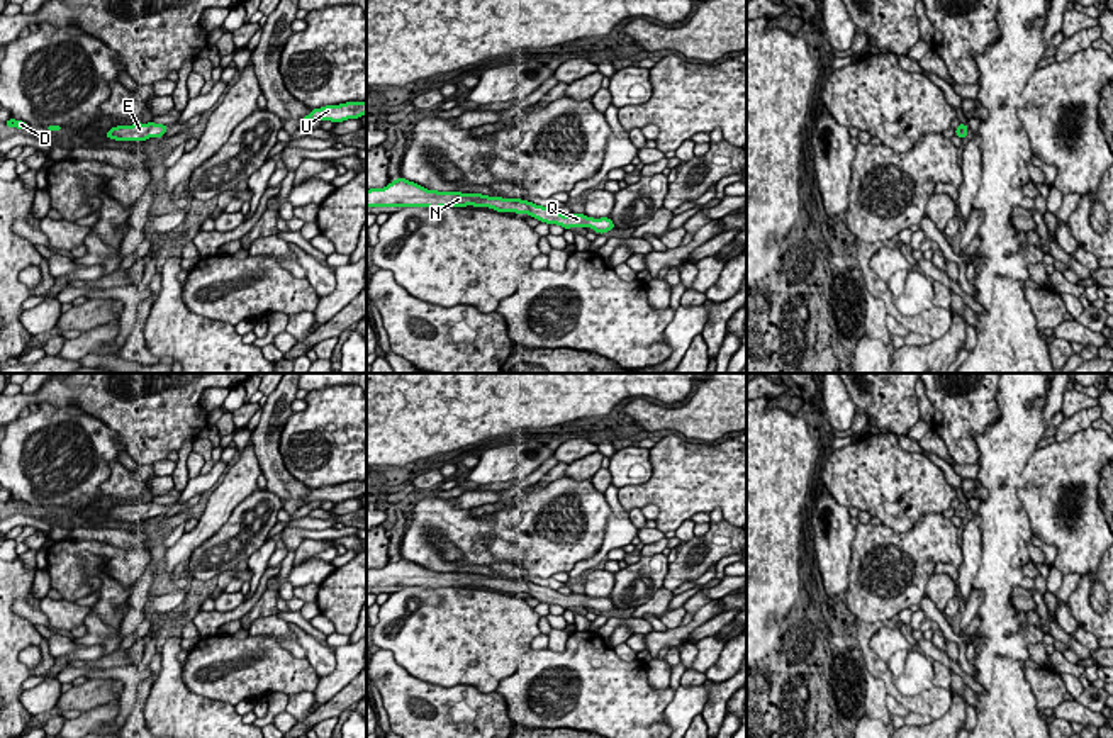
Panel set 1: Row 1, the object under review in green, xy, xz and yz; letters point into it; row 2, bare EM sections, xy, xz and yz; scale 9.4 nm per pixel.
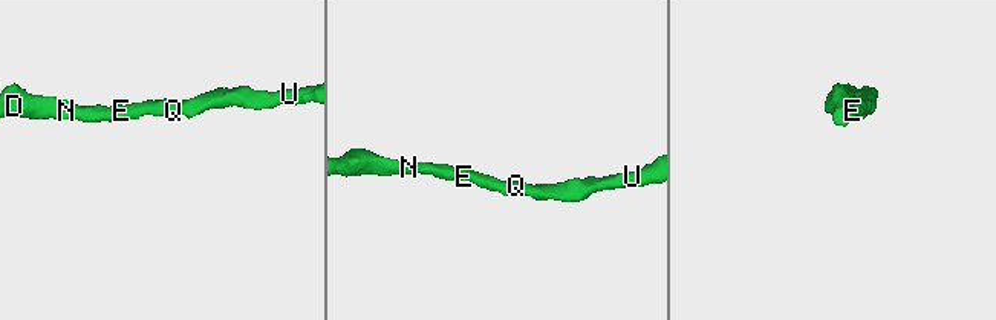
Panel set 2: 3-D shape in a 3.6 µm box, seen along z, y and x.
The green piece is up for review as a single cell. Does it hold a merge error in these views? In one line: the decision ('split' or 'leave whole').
leave whole

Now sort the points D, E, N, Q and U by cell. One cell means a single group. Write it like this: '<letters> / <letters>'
D E N Q U

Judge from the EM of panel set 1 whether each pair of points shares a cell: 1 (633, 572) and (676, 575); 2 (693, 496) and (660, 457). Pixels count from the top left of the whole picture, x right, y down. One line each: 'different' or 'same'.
1: different
2: same

